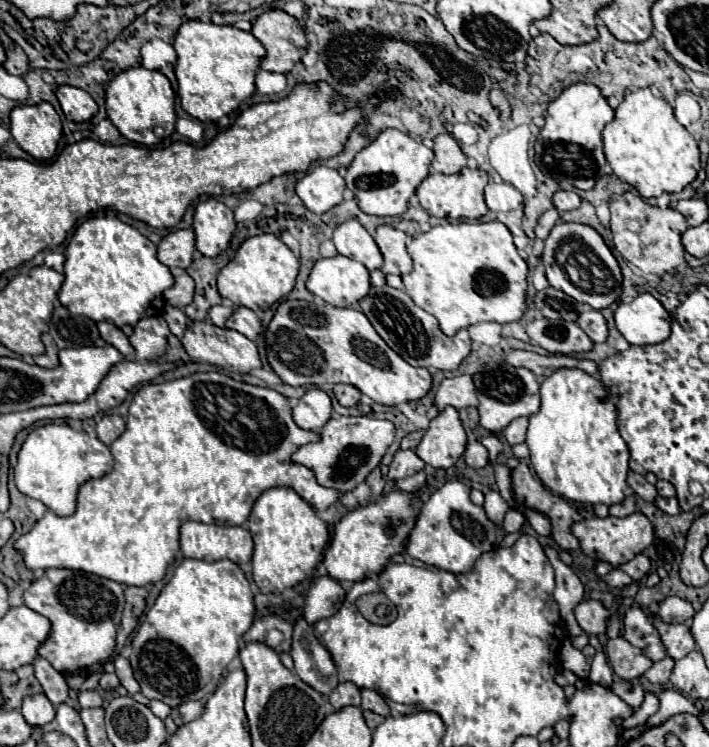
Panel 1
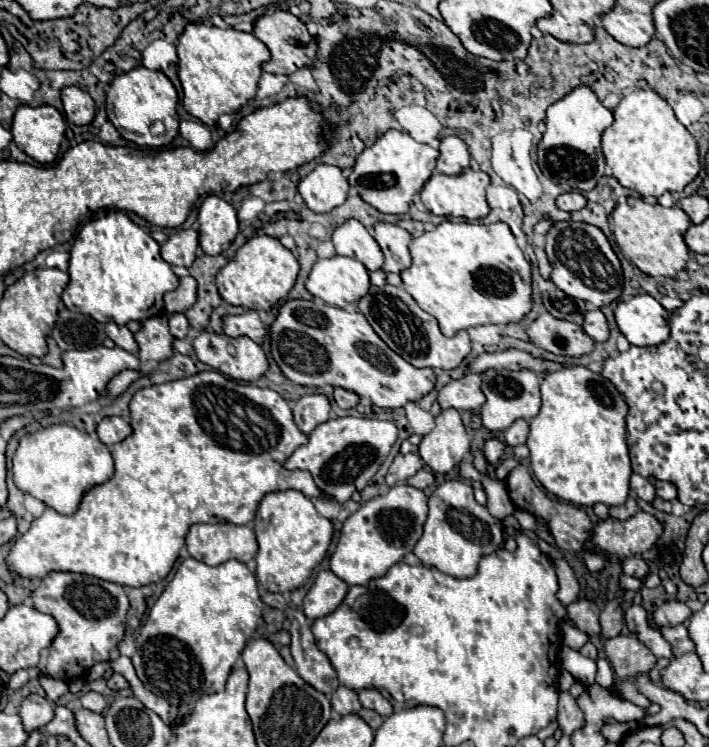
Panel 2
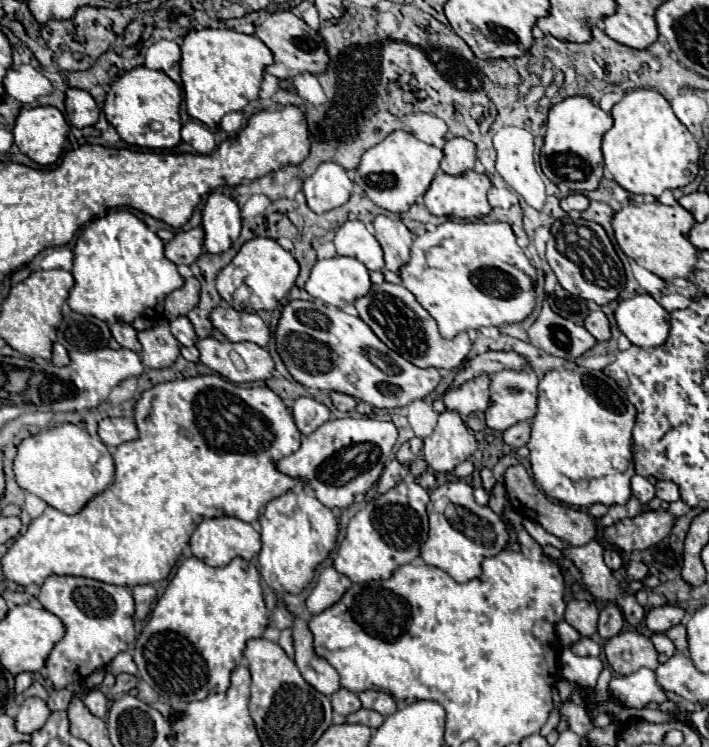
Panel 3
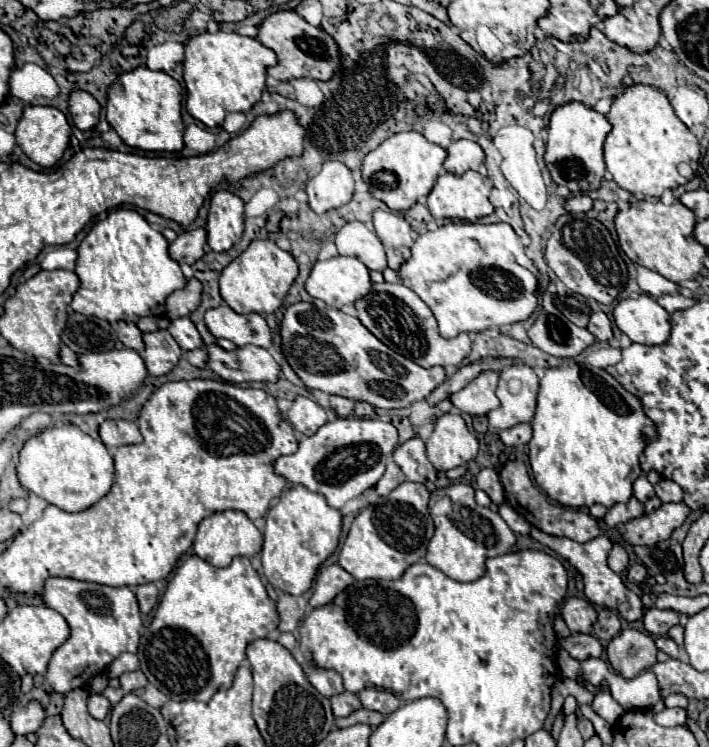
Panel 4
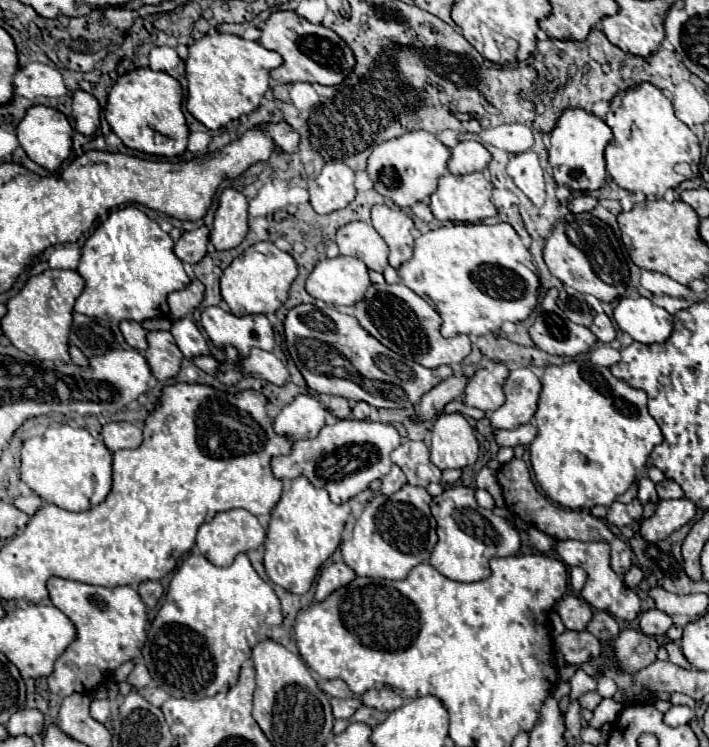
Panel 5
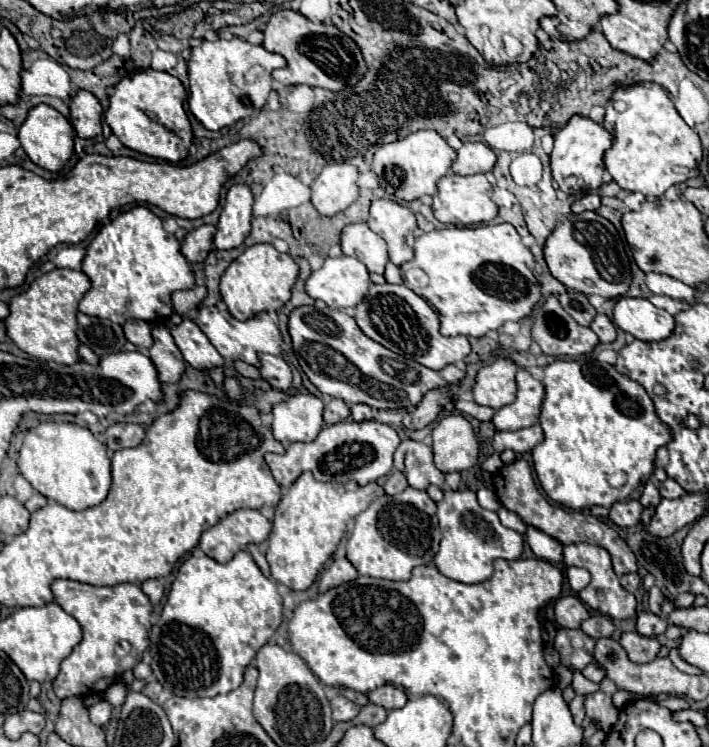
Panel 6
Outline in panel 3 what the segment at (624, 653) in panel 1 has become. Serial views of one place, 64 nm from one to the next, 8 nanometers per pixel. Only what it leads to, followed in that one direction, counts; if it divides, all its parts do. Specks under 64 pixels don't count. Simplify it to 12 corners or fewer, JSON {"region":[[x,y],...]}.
{"region":[[636,630],[610,638],[604,654],[618,676],[654,670],[658,652]]}

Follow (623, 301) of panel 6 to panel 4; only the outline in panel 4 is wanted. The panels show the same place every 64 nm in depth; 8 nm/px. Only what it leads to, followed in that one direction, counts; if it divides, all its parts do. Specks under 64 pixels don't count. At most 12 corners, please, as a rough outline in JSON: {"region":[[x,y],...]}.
{"region":[[650,296],[620,300],[616,326],[638,344],[664,344],[670,314]]}

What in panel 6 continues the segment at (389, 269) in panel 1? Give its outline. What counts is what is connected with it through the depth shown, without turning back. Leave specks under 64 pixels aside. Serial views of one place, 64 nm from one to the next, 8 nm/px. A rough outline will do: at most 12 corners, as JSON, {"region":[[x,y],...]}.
{"region":[[380,198],[368,226],[386,240],[390,260],[414,258],[416,214]]}

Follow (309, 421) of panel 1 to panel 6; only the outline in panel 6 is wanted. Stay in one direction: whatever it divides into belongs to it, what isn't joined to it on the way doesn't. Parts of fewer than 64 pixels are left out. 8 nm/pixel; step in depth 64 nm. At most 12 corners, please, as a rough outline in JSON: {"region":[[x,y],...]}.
{"region":[[296,392],[272,406],[278,442],[312,442],[324,404]]}

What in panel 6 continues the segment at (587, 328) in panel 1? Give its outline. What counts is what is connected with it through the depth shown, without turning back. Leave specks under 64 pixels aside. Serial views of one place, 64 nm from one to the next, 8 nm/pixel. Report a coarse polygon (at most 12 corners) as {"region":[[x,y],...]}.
{"region":[[598,314],[590,328],[602,344],[616,340],[616,328],[606,314]]}

